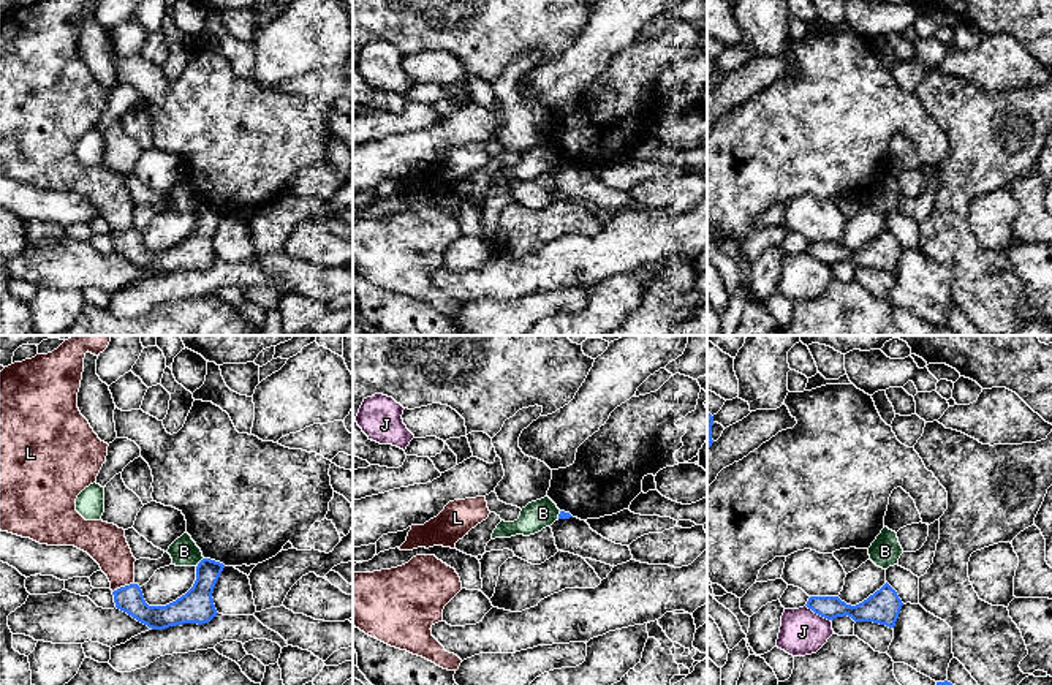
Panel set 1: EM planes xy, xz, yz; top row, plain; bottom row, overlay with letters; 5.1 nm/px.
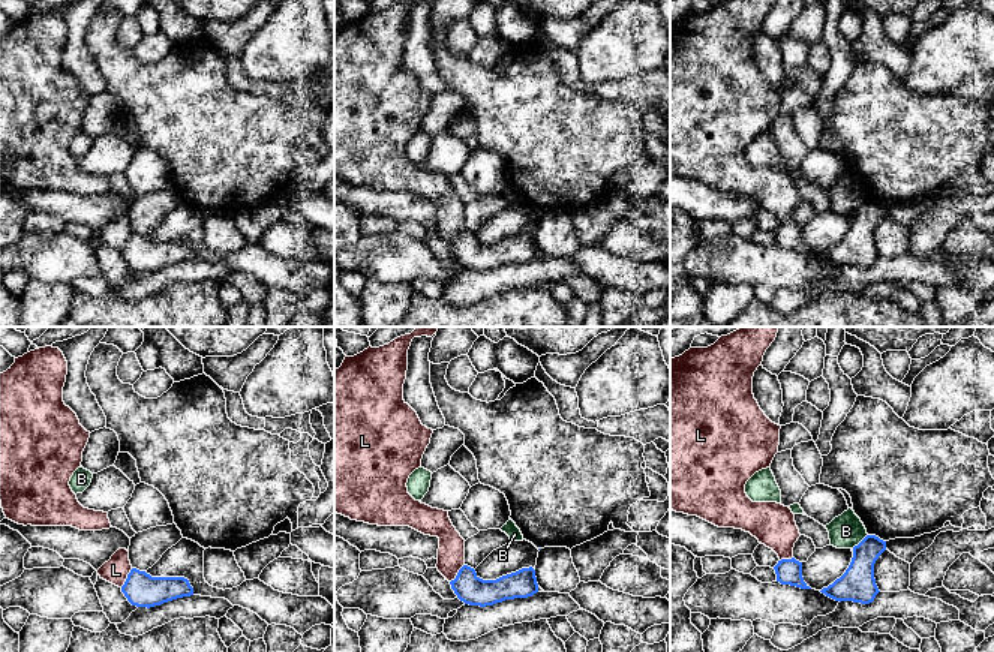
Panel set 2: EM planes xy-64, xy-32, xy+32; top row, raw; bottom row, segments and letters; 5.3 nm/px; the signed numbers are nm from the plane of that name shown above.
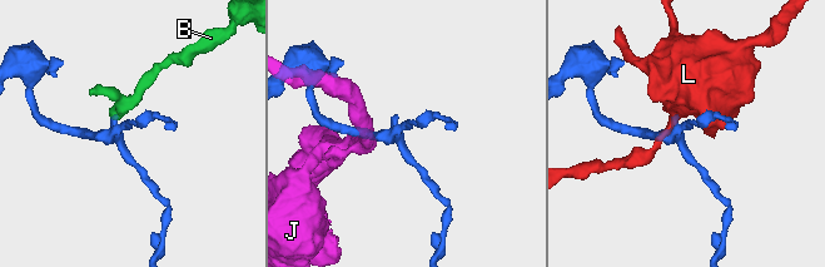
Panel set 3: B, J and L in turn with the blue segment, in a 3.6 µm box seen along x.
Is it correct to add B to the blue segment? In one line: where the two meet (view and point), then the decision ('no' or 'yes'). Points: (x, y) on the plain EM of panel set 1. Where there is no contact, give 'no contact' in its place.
meets blue in xy at (200, 208); no

